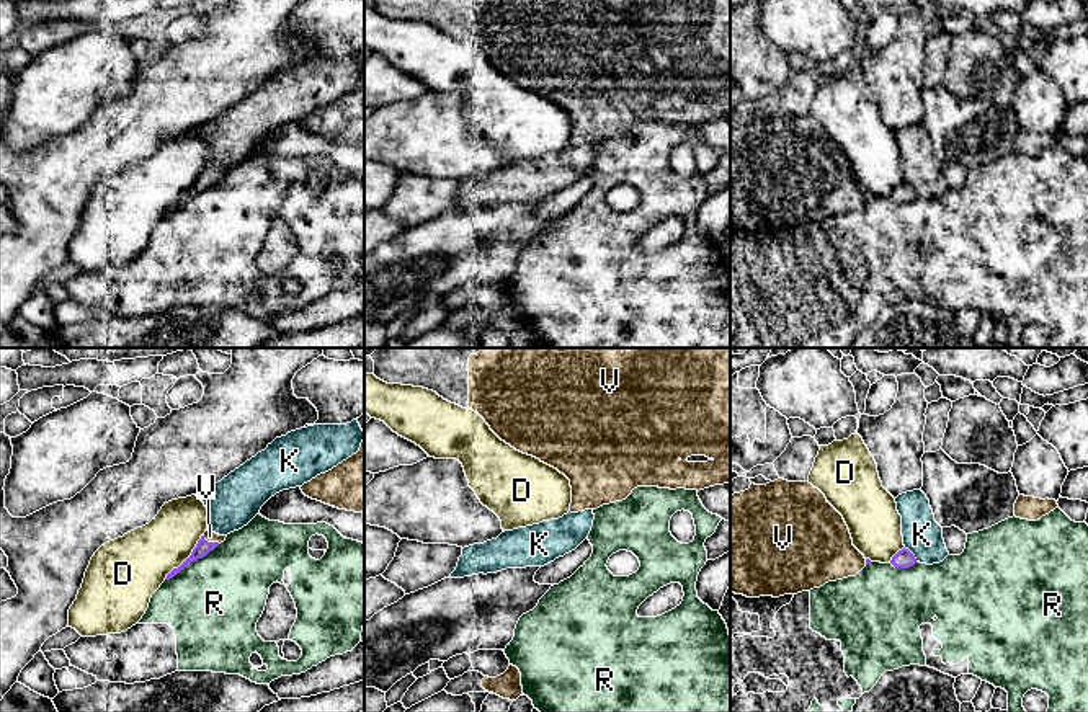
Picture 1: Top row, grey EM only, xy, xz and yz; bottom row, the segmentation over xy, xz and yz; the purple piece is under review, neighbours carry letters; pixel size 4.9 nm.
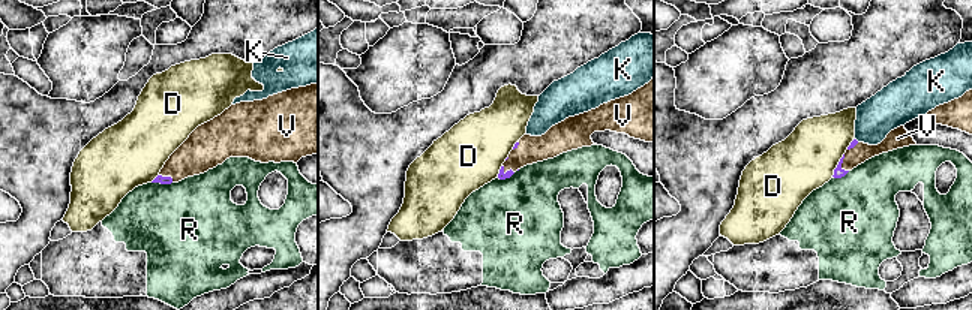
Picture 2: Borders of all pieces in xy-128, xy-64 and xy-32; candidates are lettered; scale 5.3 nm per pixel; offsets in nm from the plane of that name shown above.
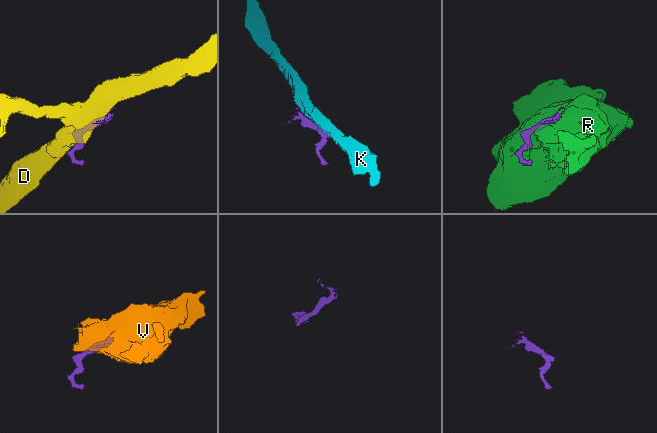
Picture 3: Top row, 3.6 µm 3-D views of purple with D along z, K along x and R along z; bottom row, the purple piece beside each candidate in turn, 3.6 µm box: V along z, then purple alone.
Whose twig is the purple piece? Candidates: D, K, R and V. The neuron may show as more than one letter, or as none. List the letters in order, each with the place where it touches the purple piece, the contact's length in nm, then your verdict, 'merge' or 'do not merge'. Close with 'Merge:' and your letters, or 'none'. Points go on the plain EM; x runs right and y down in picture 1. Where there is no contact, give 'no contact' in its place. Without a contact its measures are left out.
D: meets purple in xy at (188, 191); contact 300 nm long; do not merge
K: meets purple in yz at (912, 188); contact 100 nm long; do not merge
R: meets purple in xy at (191, 195); contact 320 nm long; do not merge
V: meets purple in xy at (211, 177); contact 90 nm long; merge
Merge: V

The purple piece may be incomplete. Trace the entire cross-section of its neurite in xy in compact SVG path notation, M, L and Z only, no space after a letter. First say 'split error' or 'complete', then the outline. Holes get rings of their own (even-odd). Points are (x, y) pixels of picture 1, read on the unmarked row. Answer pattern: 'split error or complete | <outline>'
split error | M206 165L201 173L198 175L196 181L193 183L191 189L178 201L173 202L165 214L173 212L178 209L186 199L196 196L198 193L206 191L211 185L214 185L221 176L225 175L227 170L219 170L216 167Z

